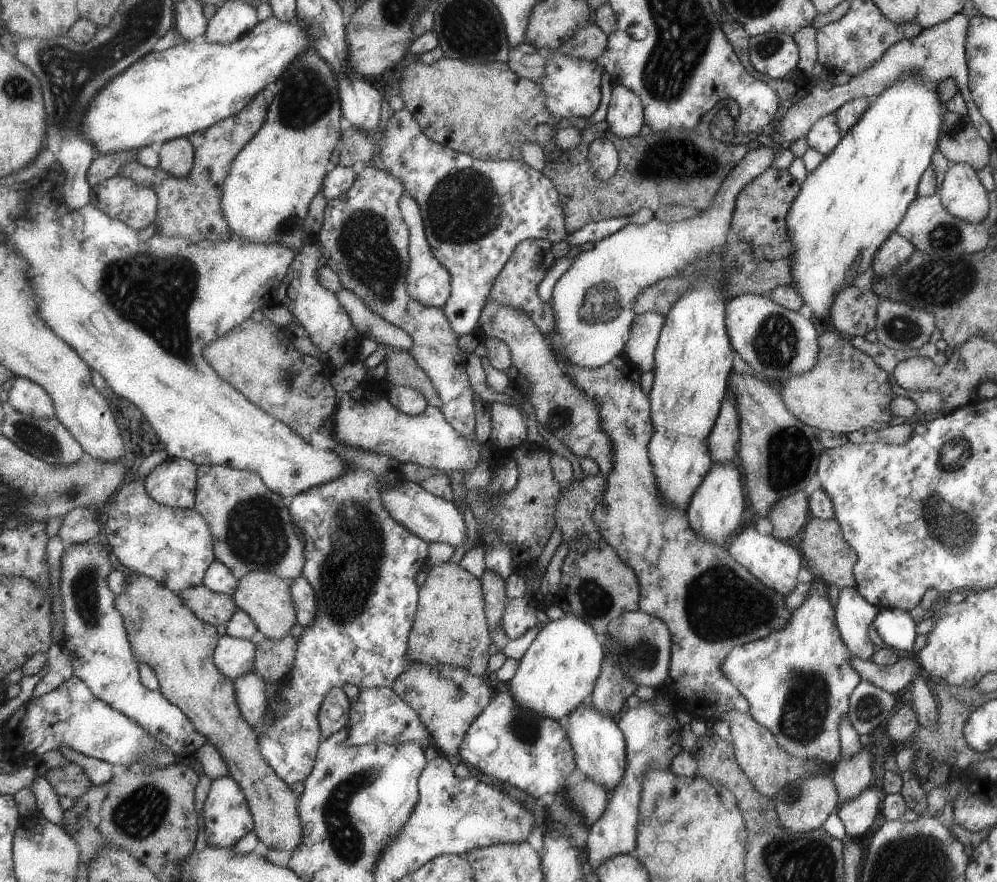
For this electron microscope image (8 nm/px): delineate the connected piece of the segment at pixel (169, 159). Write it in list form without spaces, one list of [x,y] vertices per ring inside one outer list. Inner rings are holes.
[[[187,137],[168,140],[158,146],[158,167],[164,177],[183,180],[194,157],[194,150]]]

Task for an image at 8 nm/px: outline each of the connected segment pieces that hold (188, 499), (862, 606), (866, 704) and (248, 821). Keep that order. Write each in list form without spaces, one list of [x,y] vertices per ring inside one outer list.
[[[170,457],[144,477],[151,500],[178,509],[193,509],[196,466],[185,459]]]
[[[857,588],[838,590],[834,619],[840,636],[853,657],[865,661],[876,652],[877,647],[869,640],[867,628],[870,627],[877,612],[878,607],[867,602]]]
[[[861,681],[849,698],[847,718],[858,735],[869,734],[887,722],[895,702],[896,694],[881,690],[870,682]]]
[[[229,774],[212,780],[201,808],[201,816],[203,816],[207,847],[230,848],[253,828],[253,817],[250,815],[250,807],[246,803],[245,793]]]

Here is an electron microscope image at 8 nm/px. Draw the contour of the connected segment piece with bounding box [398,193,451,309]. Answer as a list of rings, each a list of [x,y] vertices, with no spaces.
[[[402,193],[399,200],[402,219],[409,229],[409,270],[406,272],[405,284],[411,298],[422,305],[441,309],[450,295],[450,272],[433,256],[426,241],[423,221],[418,204],[409,193]]]

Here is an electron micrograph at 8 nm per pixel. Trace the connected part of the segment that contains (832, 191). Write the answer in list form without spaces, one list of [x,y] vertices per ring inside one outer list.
[[[919,69],[911,73],[900,74],[884,91],[876,96],[875,103],[869,102],[866,111],[862,114],[862,118],[854,124],[848,131],[842,134],[842,139],[839,140],[838,146],[834,148],[817,167],[806,174],[805,180],[801,185],[801,190],[797,194],[797,198],[793,200],[789,212],[786,216],[786,228],[789,230],[790,240],[794,242],[793,251],[790,256],[790,268],[793,274],[793,287],[796,293],[801,297],[803,304],[802,311],[806,312],[810,317],[821,320],[830,314],[830,306],[833,303],[834,296],[844,288],[850,287],[855,276],[859,276],[869,268],[873,262],[875,251],[882,246],[883,242],[889,238],[894,228],[901,222],[903,215],[906,214],[907,207],[913,202],[916,196],[916,188],[923,171],[927,166],[930,166],[931,153],[937,148],[937,140],[939,132],[941,132],[941,124],[943,124],[942,116],[945,115],[945,106],[939,102],[936,90],[929,90],[923,80],[922,72]]]

